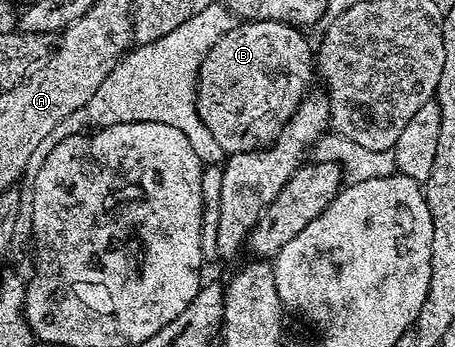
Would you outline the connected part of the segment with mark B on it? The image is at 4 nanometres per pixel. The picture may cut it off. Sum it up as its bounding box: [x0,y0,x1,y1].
[197,21,315,152]

